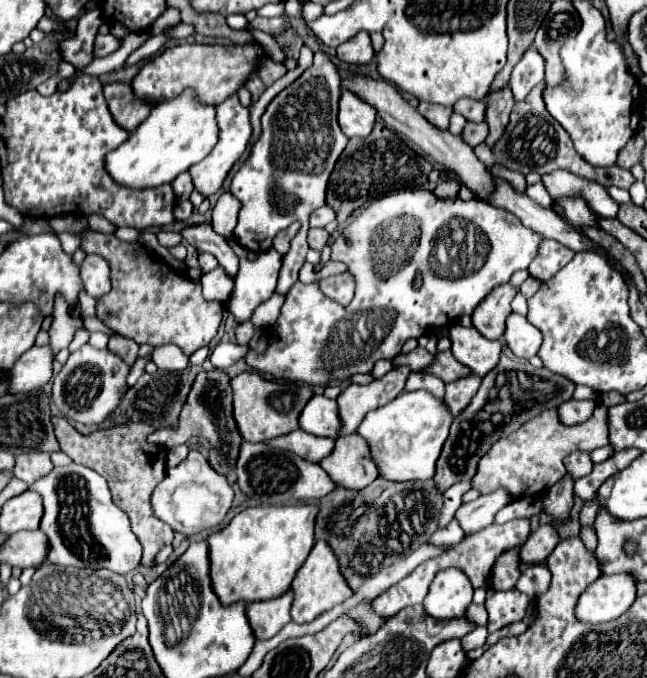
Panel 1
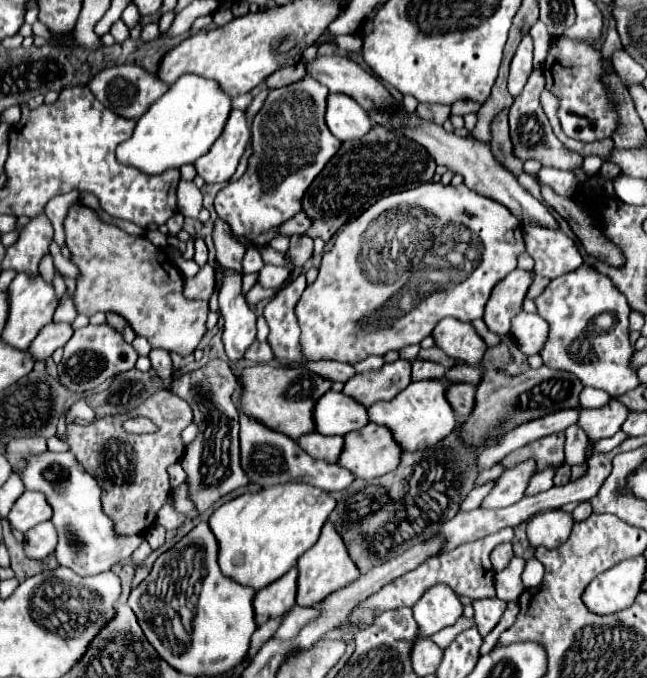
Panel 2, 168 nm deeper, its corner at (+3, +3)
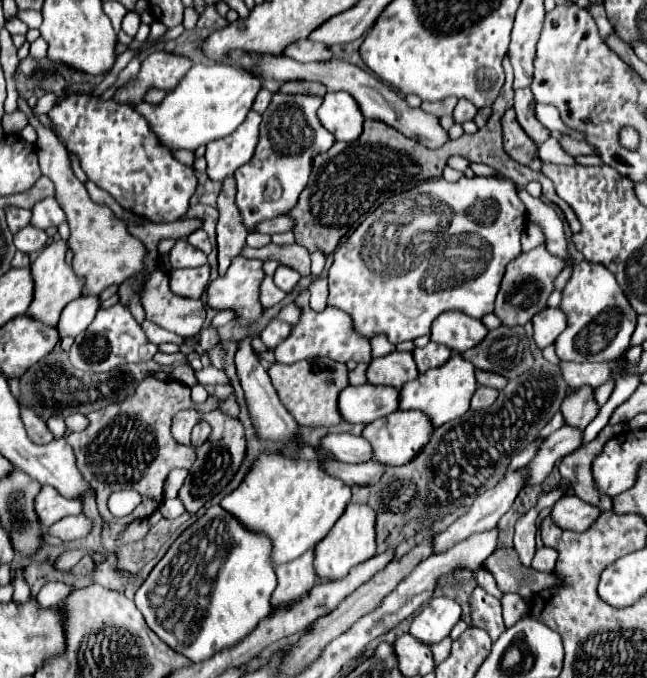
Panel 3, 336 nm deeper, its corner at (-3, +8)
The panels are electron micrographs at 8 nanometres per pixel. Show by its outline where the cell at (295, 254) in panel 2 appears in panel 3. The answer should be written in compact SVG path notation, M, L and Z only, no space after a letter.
M269 243L261 249L251 249L251 247L243 247L241 255L245 257L255 257L255 259L261 259L261 261L267 261L267 259L275 259L295 271L299 271L303 277L309 277L311 275L311 261L309 261L309 251L303 249L301 245L293 243L293 245L275 245L275 243Z

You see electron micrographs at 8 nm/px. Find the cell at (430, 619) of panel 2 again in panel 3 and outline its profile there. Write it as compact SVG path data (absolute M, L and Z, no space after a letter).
M433 597L411 623L411 635L423 643L437 643L447 637L461 619L461 605L449 597Z

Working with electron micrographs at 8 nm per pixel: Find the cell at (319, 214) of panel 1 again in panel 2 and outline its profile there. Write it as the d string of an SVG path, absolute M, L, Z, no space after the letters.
M295 214L291 220L283 222L277 232L283 236L293 236L293 234L305 234L305 230L309 228L309 218L305 218L305 214Z

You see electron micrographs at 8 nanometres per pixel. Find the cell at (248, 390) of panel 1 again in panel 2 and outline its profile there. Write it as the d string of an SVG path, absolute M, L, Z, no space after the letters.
M255 364L241 370L241 386L245 390L241 398L241 408L245 414L253 414L265 426L297 440L303 434L315 432L313 408L317 400L331 390L331 380L309 372L307 368L279 368L271 364Z

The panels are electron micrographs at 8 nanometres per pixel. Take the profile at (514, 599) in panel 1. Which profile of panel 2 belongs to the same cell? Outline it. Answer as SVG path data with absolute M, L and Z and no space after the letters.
M485 598L473 602L475 610L475 624L481 636L487 636L499 622L501 614L505 612L505 602L499 598Z

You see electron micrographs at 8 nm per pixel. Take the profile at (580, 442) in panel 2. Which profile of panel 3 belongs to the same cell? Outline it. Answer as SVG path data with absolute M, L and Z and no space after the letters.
M583 387L571 393L571 397L565 397L561 405L561 413L563 413L565 425L575 425L577 429L585 429L599 413L599 407L593 399L593 389Z

